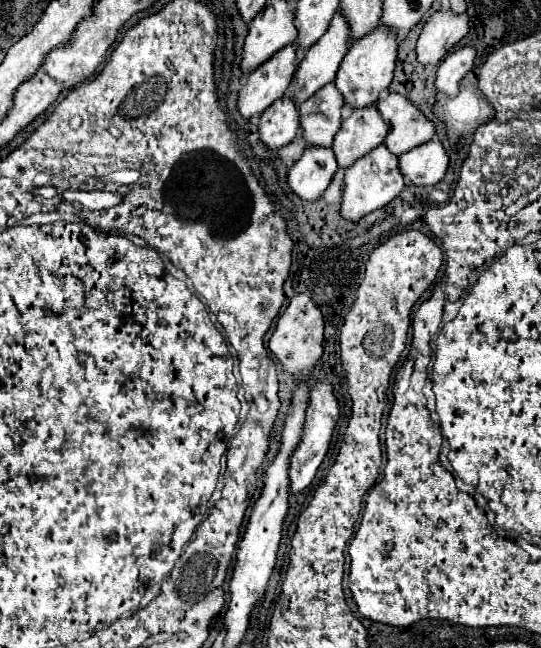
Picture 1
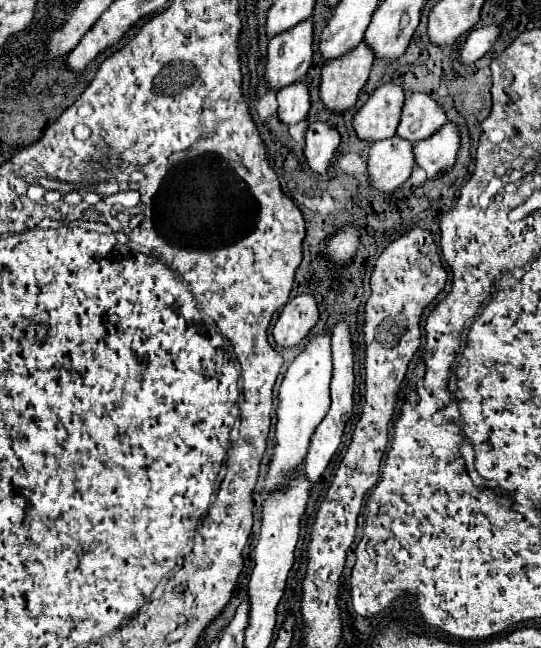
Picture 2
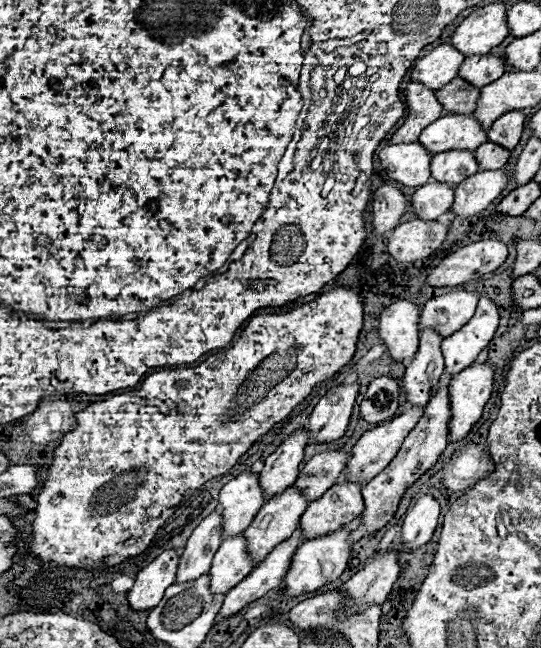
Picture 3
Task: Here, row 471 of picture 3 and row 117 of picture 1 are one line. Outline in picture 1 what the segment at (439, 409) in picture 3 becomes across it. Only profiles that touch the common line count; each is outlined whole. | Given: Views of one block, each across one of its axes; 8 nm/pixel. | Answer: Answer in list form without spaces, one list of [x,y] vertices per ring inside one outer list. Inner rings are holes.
[[[386,94],[378,102],[382,118],[390,124],[390,132],[384,140],[392,154],[400,156],[436,136],[436,126],[428,120],[406,96]]]

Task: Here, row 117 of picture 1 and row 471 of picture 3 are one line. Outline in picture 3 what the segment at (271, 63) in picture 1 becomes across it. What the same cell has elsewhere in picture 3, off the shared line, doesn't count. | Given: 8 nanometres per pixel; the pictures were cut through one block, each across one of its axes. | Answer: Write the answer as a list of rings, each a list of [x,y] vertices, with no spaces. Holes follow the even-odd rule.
[[[244,470],[234,480],[230,480],[220,492],[220,510],[224,516],[224,536],[236,536],[236,532],[244,532],[248,524],[252,524],[256,512],[264,506],[264,494],[260,488],[258,474],[252,470]]]

